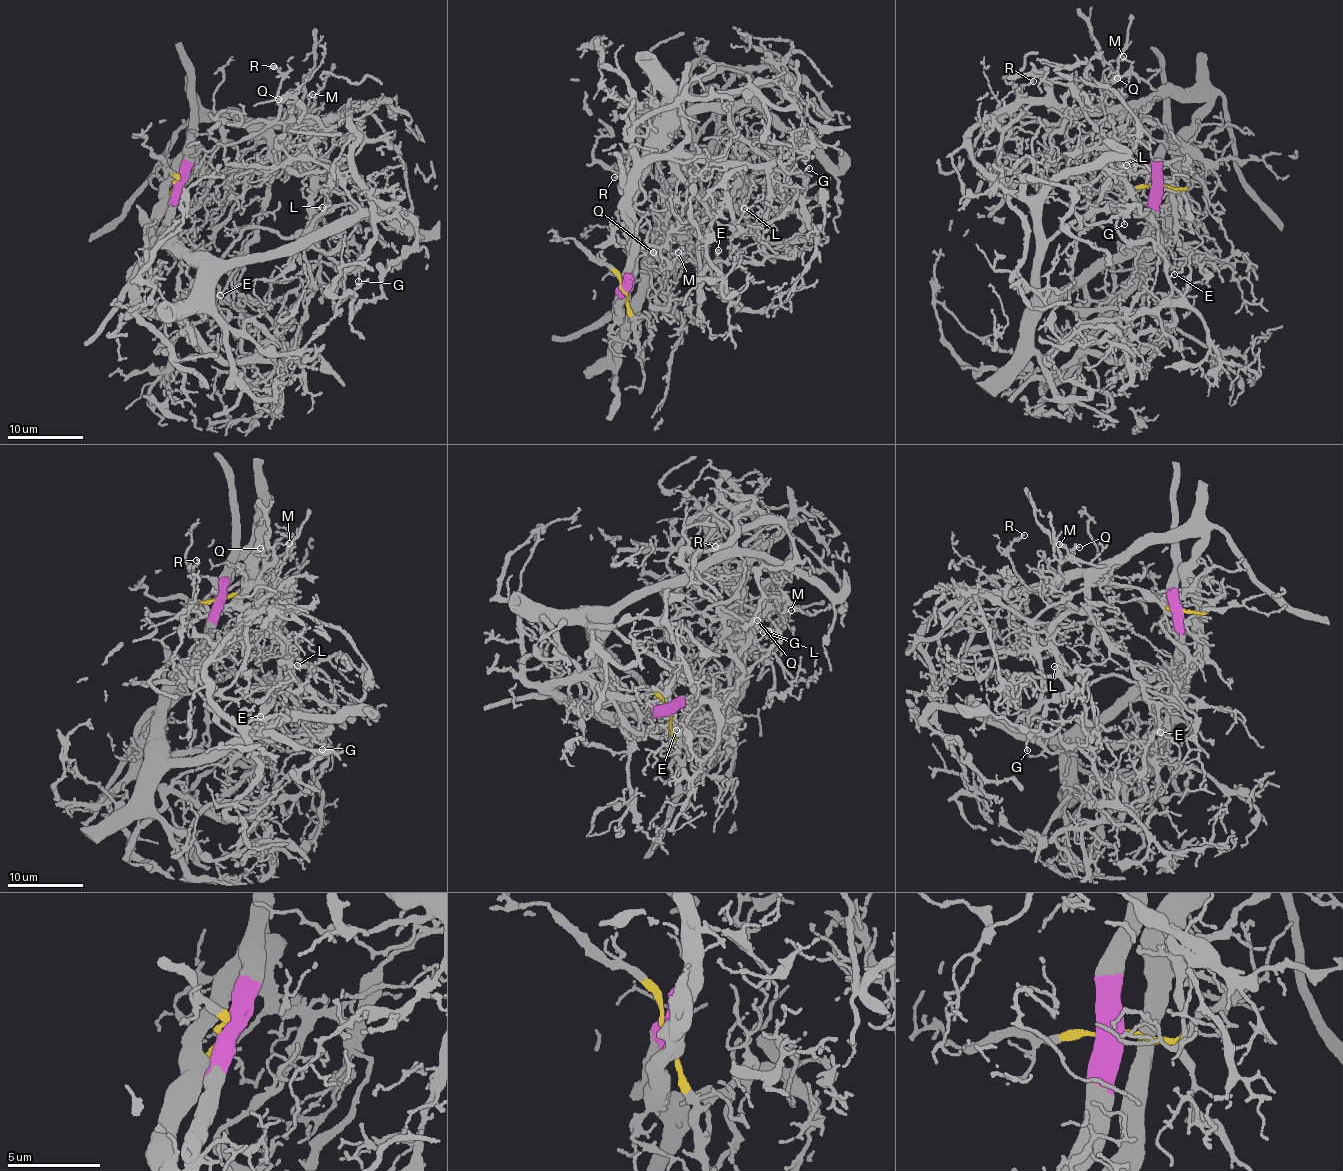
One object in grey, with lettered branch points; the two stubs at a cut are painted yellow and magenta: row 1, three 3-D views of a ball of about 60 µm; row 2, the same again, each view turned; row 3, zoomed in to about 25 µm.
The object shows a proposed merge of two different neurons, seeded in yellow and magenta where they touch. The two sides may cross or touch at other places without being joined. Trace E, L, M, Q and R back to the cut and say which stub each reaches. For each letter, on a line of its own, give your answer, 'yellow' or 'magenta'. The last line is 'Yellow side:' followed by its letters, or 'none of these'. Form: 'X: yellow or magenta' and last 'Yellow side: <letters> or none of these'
E: yellow
L: yellow
M: yellow
Q: yellow
R: yellow
Yellow side: E, L, M, Q, R

